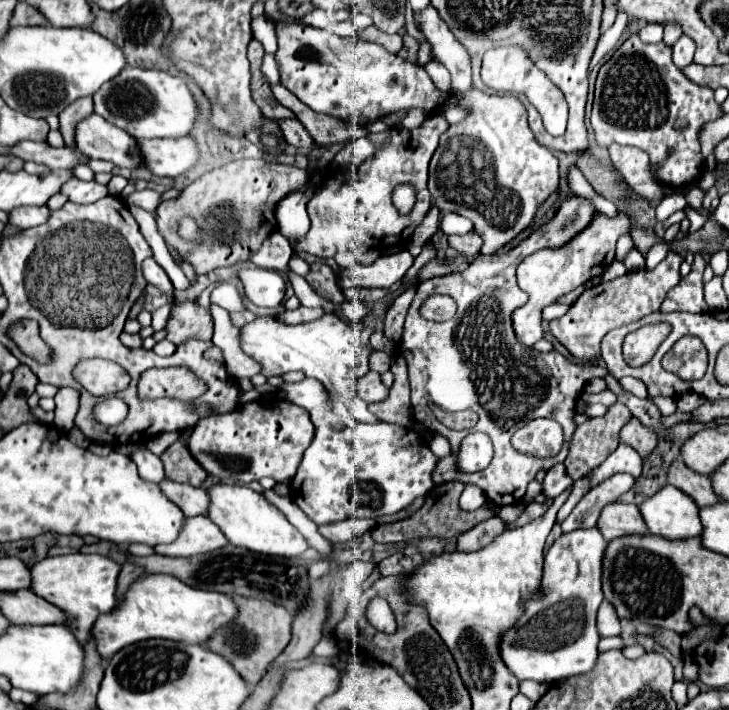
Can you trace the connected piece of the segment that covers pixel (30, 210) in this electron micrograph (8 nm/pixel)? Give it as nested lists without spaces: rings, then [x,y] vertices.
[[[18,207],[10,213],[10,223],[20,229],[30,229],[46,223],[50,209],[48,207]]]

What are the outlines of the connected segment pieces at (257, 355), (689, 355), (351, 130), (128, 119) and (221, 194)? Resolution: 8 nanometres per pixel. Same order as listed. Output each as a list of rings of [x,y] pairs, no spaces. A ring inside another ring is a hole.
[[[334,313],[310,323],[284,325],[272,317],[256,317],[250,325],[240,329],[242,349],[262,365],[262,375],[274,377],[288,371],[302,371],[306,377],[318,379],[338,399],[342,395],[356,395],[354,383],[368,371],[370,349],[360,339],[360,329],[344,323]]]
[[[686,335],[678,339],[661,360],[663,368],[684,380],[701,379],[708,367],[708,353],[700,339]]]
[[[270,85],[274,97],[294,111],[296,119],[308,129],[312,135],[314,143],[318,145],[332,145],[332,143],[344,143],[351,139],[364,137],[368,130],[363,125],[354,125],[354,123],[345,123],[342,119],[334,119],[322,113],[314,113],[308,105],[304,105],[296,95],[292,95],[286,87],[282,85]]]
[[[126,67],[116,79],[104,83],[94,95],[94,111],[138,139],[186,137],[200,115],[200,107],[182,77],[140,67]]]
[[[242,159],[232,161],[224,167],[212,169],[192,185],[188,185],[178,199],[164,201],[156,209],[156,225],[158,233],[164,241],[174,247],[182,261],[188,261],[196,275],[208,273],[216,267],[232,265],[236,261],[248,261],[250,251],[258,249],[260,243],[276,231],[274,209],[280,199],[284,199],[290,191],[298,189],[308,181],[308,171],[292,167],[268,163],[264,159]],[[184,215],[192,215],[204,227],[204,243],[192,245],[178,237],[178,219]]]

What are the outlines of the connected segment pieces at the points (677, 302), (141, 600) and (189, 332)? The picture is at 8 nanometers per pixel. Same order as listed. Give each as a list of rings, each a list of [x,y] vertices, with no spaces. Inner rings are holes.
[[[694,253],[692,271],[680,279],[672,291],[668,291],[660,311],[688,311],[688,313],[708,313],[710,307],[704,301],[704,273],[706,261],[700,253]]]
[[[146,575],[130,585],[116,611],[104,613],[96,619],[92,633],[98,641],[102,659],[108,661],[122,647],[144,639],[170,639],[206,645],[220,627],[232,623],[236,611],[238,607],[228,595],[188,587],[172,575]]]
[[[172,295],[172,313],[166,323],[166,339],[174,345],[180,345],[188,337],[198,337],[211,341],[214,333],[214,321],[210,309],[198,305],[196,301],[178,301]]]

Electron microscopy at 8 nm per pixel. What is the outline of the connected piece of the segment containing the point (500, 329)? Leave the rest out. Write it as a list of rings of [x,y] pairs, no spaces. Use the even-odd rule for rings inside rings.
[[[570,197],[560,203],[556,215],[544,223],[540,229],[532,231],[528,239],[506,253],[496,253],[492,257],[478,255],[472,265],[464,273],[446,275],[446,277],[432,277],[416,287],[416,297],[410,305],[406,315],[404,333],[398,345],[398,351],[406,357],[408,363],[408,377],[412,387],[412,409],[418,423],[426,425],[432,433],[444,435],[452,445],[452,455],[440,459],[438,467],[434,469],[434,483],[446,481],[464,481],[478,485],[490,501],[498,507],[512,505],[522,499],[526,485],[536,479],[536,473],[544,467],[552,467],[556,463],[564,463],[568,455],[568,443],[576,431],[574,423],[574,403],[580,397],[584,385],[594,377],[604,379],[608,369],[604,365],[574,365],[566,359],[560,359],[560,353],[538,353],[520,345],[512,331],[512,311],[522,307],[528,301],[528,295],[520,295],[520,287],[516,283],[516,267],[522,263],[524,257],[530,253],[544,249],[544,247],[558,247],[560,243],[568,243],[578,231],[582,231],[592,215],[594,207],[590,201],[582,197]],[[428,295],[450,295],[458,311],[450,321],[434,323],[424,321],[418,315],[420,303]],[[430,403],[444,411],[464,411],[472,409],[478,413],[478,423],[472,431],[486,433],[494,443],[494,459],[492,463],[478,473],[462,473],[454,467],[458,459],[458,449],[464,439],[462,431],[446,429],[440,421],[436,421]],[[534,417],[548,417],[558,421],[564,427],[564,447],[560,455],[552,459],[538,459],[532,455],[518,453],[510,445],[512,433],[528,419]]]

